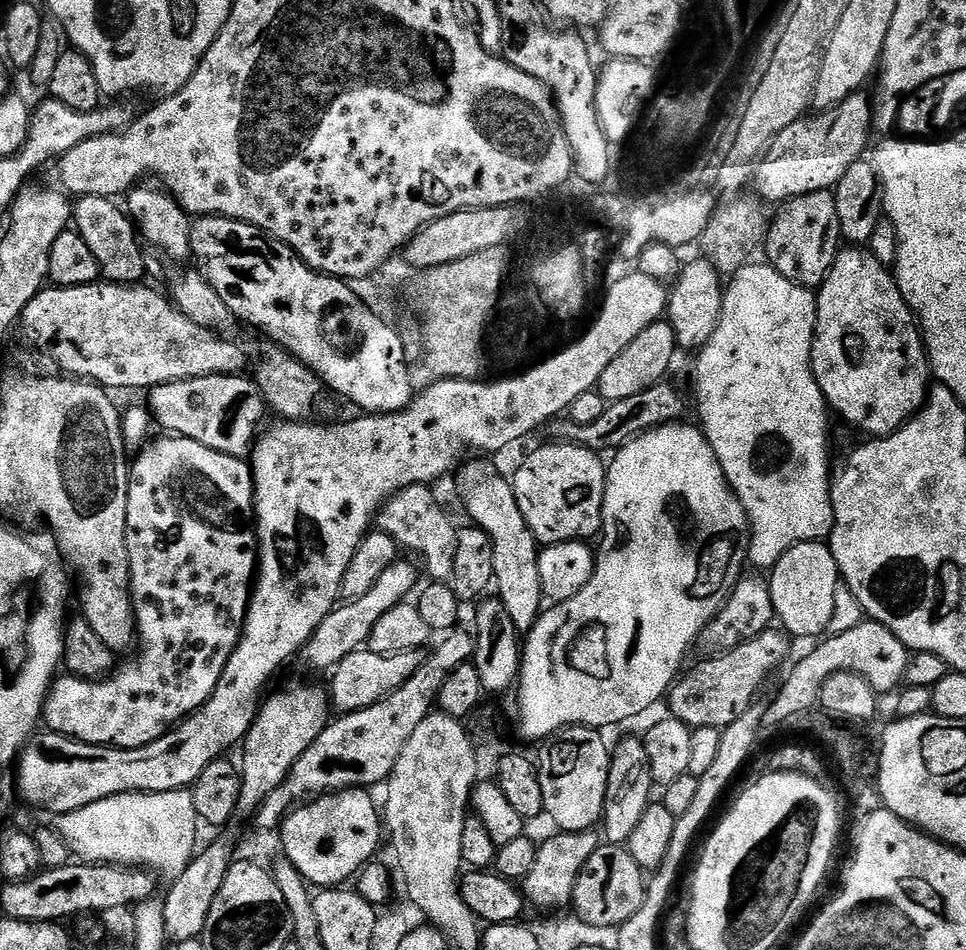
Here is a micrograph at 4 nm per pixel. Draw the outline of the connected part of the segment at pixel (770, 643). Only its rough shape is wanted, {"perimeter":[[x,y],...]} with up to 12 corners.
{"perimeter":[[770,627],[672,685],[671,719],[729,728],[788,656]]}

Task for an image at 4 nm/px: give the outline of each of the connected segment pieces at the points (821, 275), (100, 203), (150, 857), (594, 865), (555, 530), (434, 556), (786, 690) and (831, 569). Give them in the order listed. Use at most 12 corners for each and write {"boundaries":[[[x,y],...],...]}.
{"boundaries":[[[831,191],[779,205],[762,245],[782,278],[819,289],[842,247]],[[82,196],[74,231],[101,277],[131,284],[146,276],[132,218],[111,196]],[[191,791],[127,792],[54,827],[89,864],[168,882],[197,855]],[[605,843],[578,874],[571,911],[619,928],[642,906],[646,872]],[[571,442],[511,477],[537,545],[591,541],[606,464]],[[433,489],[388,499],[379,531],[417,552],[436,582],[451,581],[457,525]],[[861,620],[821,639],[792,668],[763,727],[799,721],[820,687],[853,672],[878,694],[904,684],[910,650]],[[827,543],[794,546],[770,569],[789,637],[825,635],[840,571]]]}

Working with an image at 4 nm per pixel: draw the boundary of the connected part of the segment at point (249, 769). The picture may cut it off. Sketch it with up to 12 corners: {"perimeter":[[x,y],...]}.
{"perimeter":[[325,685],[261,703],[242,741],[237,821],[251,821],[334,712]]}

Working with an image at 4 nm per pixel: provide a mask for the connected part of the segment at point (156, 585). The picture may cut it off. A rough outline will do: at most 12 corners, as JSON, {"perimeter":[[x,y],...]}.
{"perimeter":[[247,459],[128,473],[140,657],[60,674],[43,723],[141,748],[214,694],[258,572]]}

